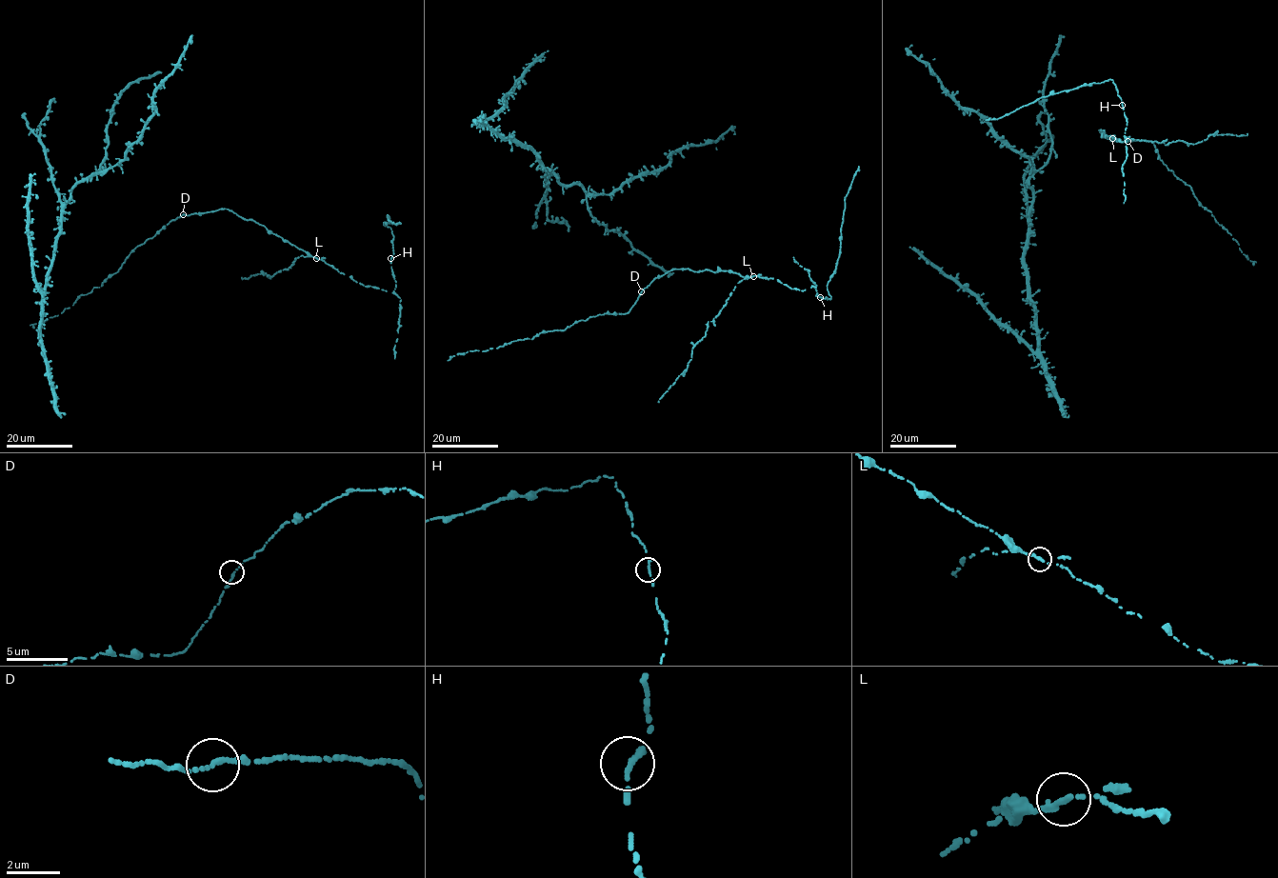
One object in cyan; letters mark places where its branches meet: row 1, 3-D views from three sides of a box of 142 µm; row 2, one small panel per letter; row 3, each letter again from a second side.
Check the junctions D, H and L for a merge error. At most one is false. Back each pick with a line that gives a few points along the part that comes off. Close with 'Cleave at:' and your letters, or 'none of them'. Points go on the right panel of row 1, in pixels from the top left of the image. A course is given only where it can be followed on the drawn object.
Cleave at: L

